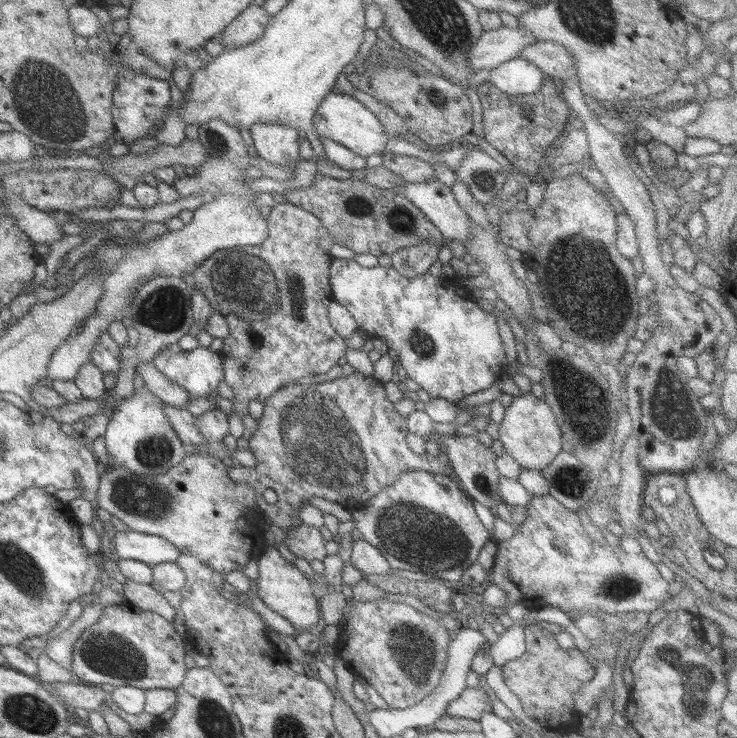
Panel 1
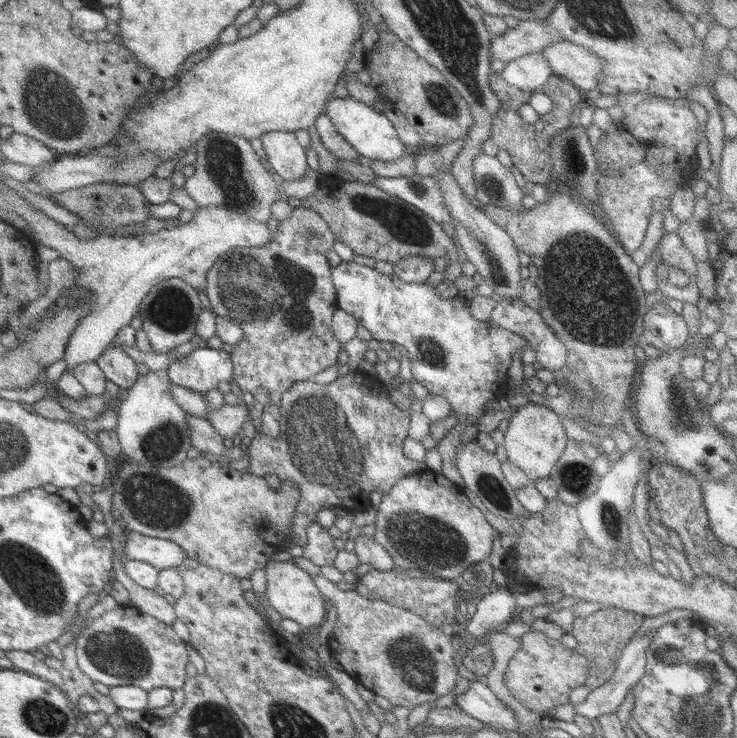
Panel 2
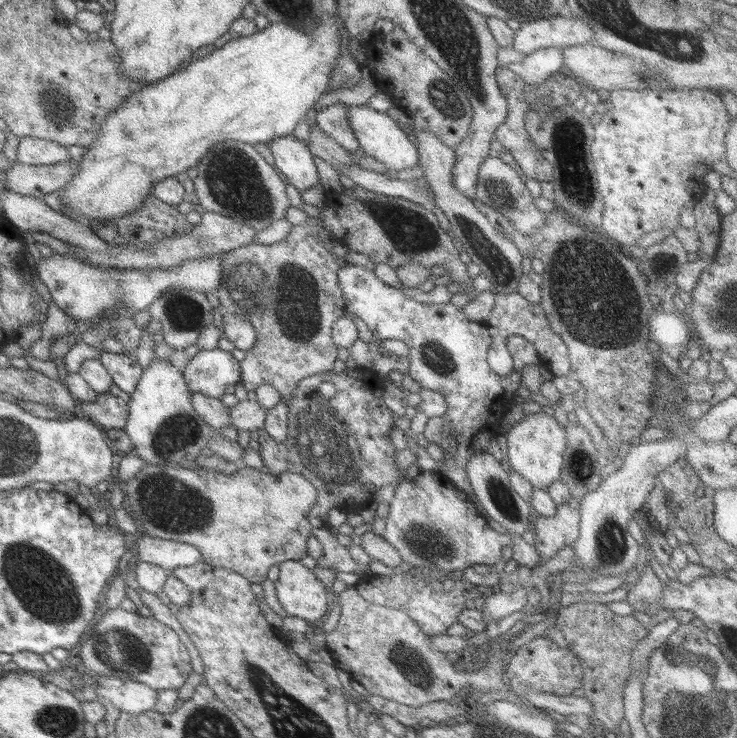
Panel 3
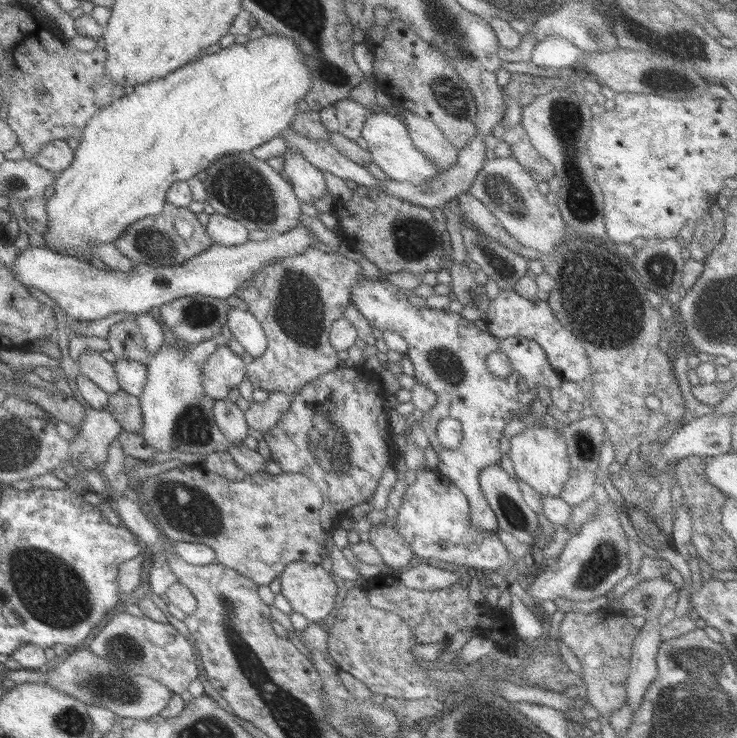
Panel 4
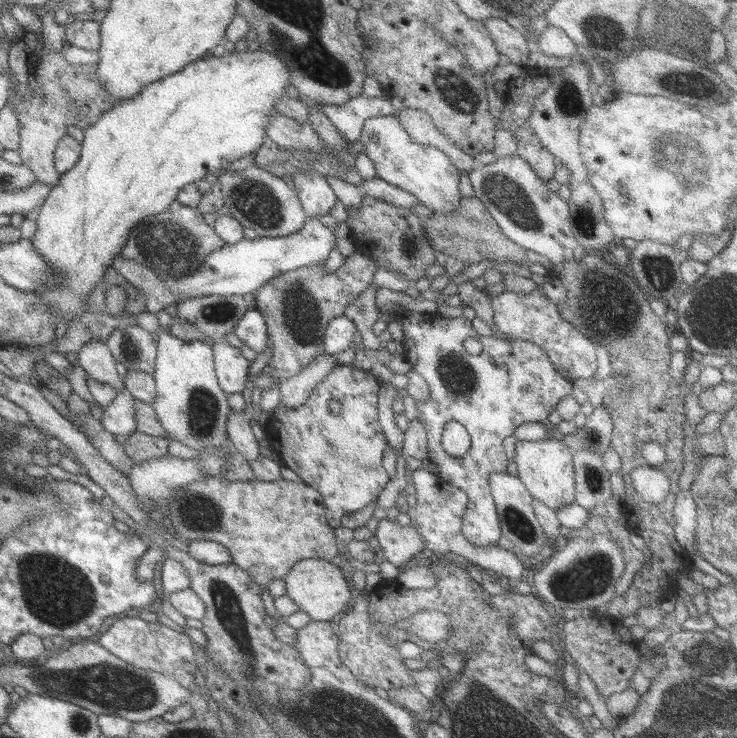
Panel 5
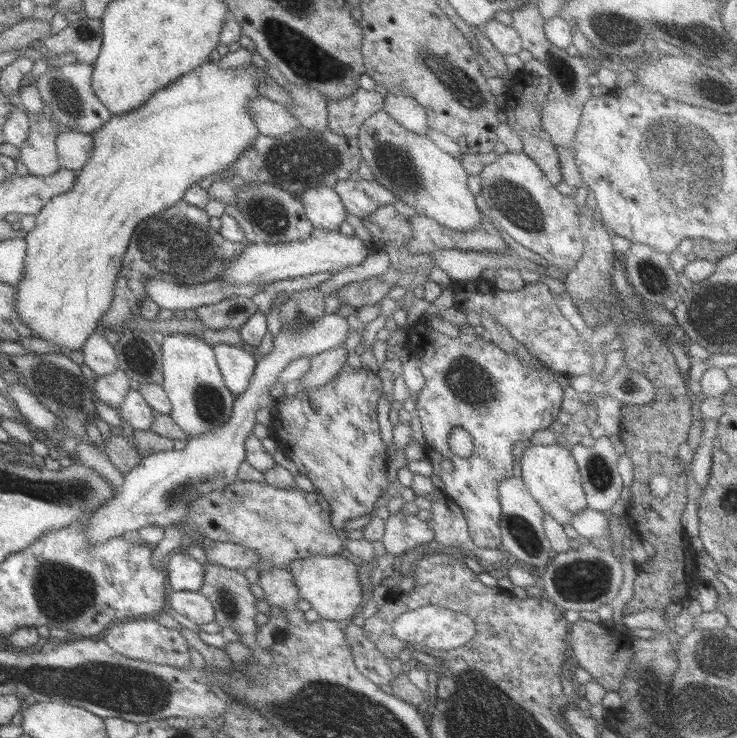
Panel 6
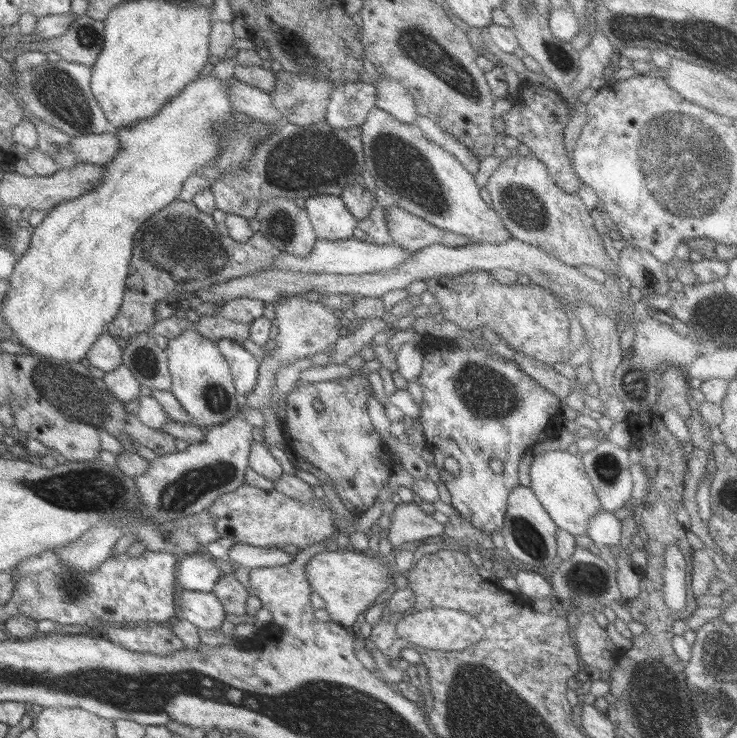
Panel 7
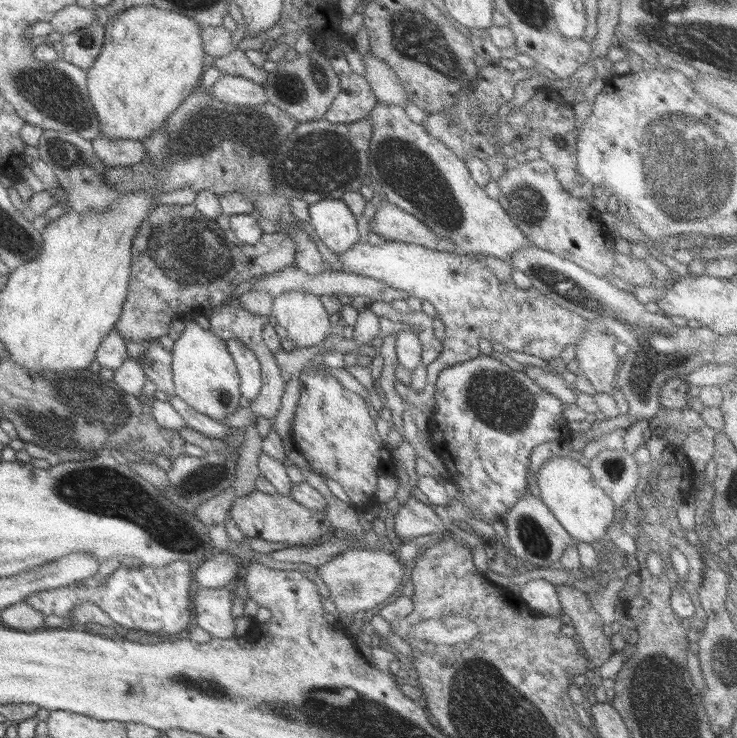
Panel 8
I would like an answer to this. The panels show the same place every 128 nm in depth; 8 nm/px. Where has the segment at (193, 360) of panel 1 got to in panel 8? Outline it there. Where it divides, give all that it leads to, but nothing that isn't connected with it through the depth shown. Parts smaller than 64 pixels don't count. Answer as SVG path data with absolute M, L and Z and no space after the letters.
M225 339L228 352L232 355L241 380L241 395L254 400L261 389L261 368L256 355L242 342Z

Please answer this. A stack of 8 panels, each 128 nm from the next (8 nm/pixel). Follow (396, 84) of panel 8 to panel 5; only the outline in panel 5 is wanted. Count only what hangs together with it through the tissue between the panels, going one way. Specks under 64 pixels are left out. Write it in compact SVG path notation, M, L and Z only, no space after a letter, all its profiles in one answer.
M403 107L402 110L398 110L397 117L413 142L422 146L432 146L444 152L459 171L470 173L479 166L473 156L462 152L444 134L440 133L434 121L424 111Z

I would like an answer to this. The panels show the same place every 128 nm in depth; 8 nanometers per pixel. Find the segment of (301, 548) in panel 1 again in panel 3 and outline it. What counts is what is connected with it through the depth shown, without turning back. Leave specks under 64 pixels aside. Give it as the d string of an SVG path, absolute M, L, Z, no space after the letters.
M312 528L312 539L320 543L324 552L322 559L316 561L318 567L336 568L338 572L370 572L368 566L362 566L352 560L348 548L339 544L337 538L332 536L330 528Z

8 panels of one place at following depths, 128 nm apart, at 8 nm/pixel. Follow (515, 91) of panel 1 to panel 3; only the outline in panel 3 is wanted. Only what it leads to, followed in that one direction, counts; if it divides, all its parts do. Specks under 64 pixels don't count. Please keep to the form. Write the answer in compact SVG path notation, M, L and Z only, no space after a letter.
M544 48L527 54L521 63L507 66L526 84L539 86L558 73L562 66L562 49Z

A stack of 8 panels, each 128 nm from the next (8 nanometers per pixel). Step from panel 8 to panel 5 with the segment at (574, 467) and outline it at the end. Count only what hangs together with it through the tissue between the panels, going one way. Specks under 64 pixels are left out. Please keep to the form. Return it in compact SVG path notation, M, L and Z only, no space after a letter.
M549 434L540 441L518 441L514 462L518 468L517 478L524 484L533 500L552 511L574 503L573 450L563 441Z

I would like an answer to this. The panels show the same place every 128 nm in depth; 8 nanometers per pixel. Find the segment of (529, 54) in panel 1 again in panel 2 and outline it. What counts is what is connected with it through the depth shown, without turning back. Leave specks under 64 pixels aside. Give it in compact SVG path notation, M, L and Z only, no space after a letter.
M556 42L540 51L554 76L568 80L576 89L587 94L598 87L604 73L604 62L595 54L572 42Z

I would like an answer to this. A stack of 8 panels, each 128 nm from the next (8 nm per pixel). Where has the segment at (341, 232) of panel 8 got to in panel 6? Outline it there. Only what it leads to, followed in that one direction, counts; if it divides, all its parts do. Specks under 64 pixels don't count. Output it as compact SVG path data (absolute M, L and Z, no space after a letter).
M310 186L298 197L313 228L339 230L346 221L345 206L334 189L327 186Z

